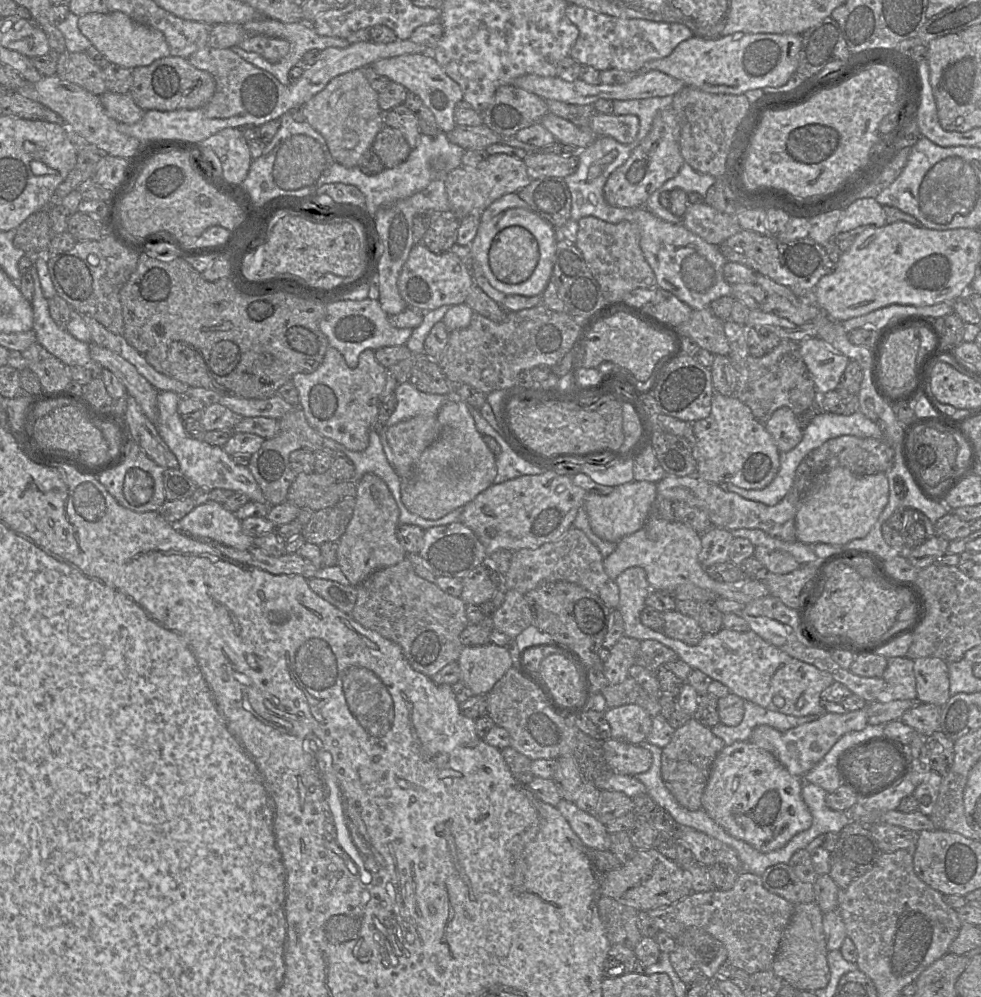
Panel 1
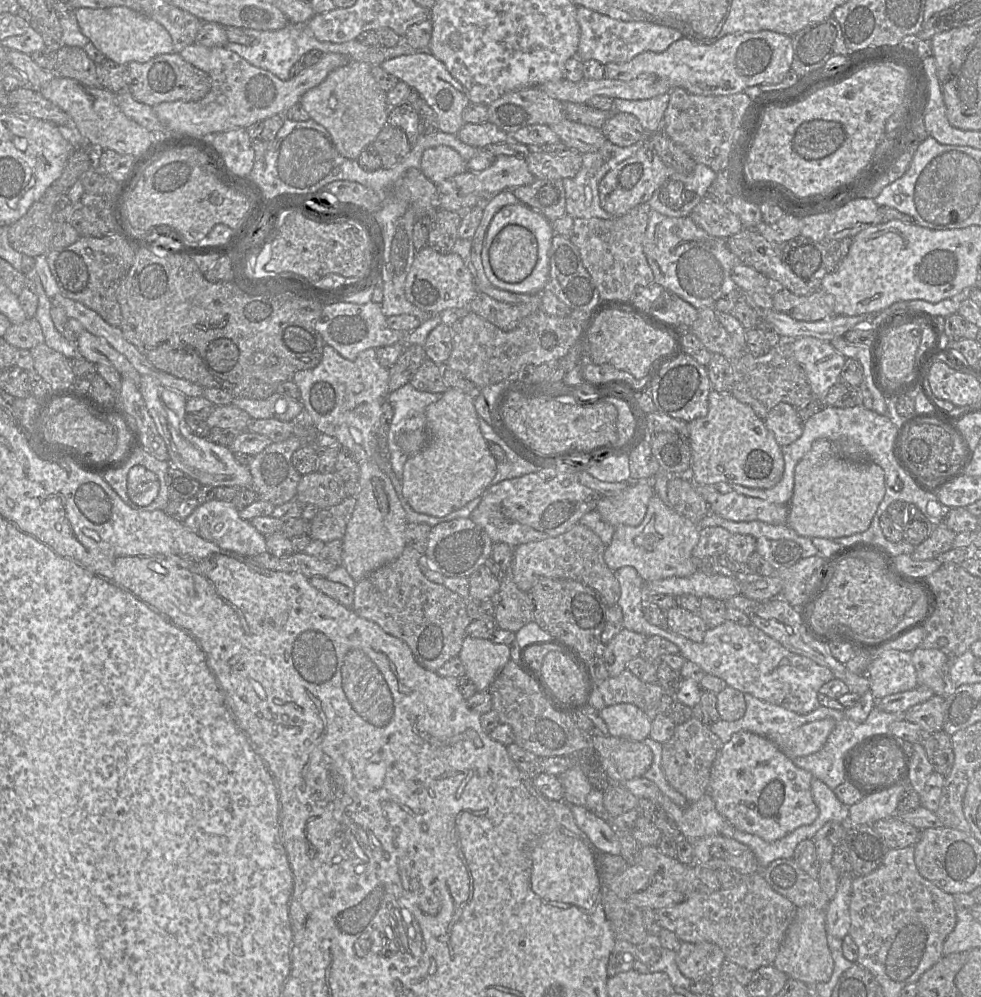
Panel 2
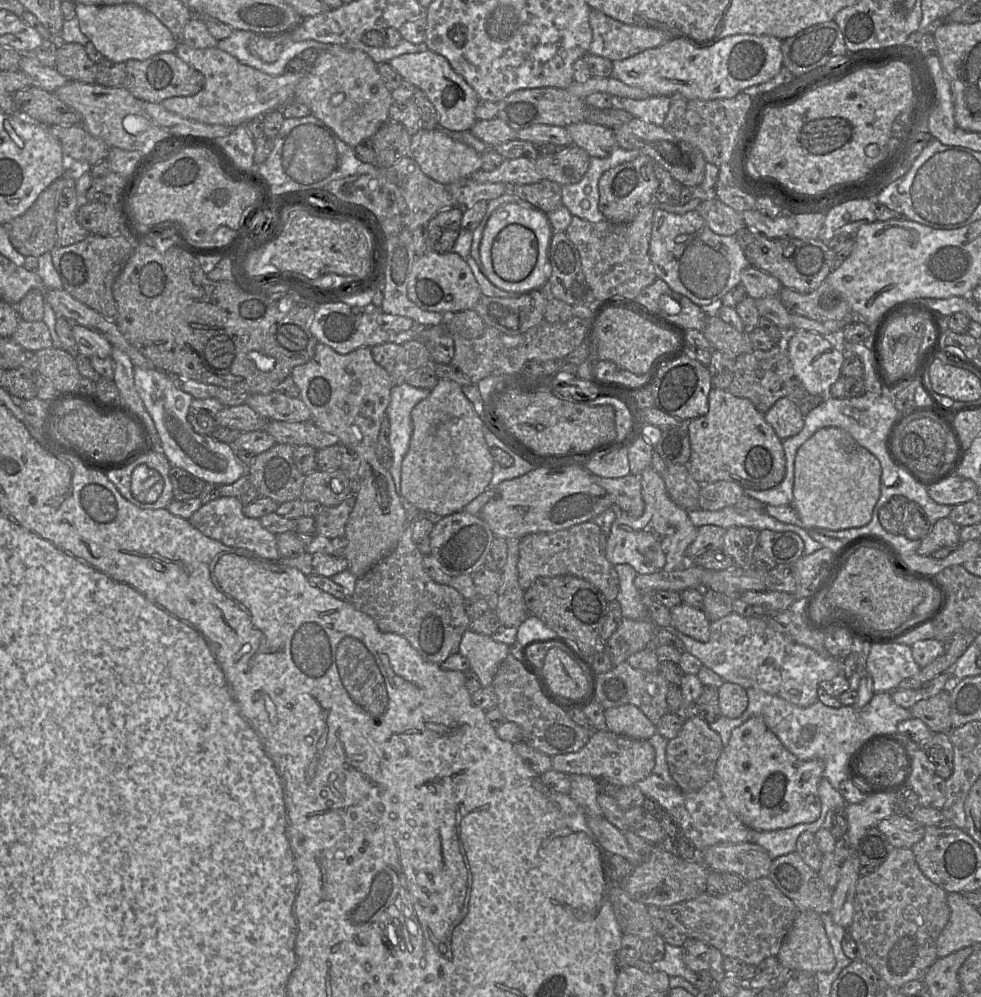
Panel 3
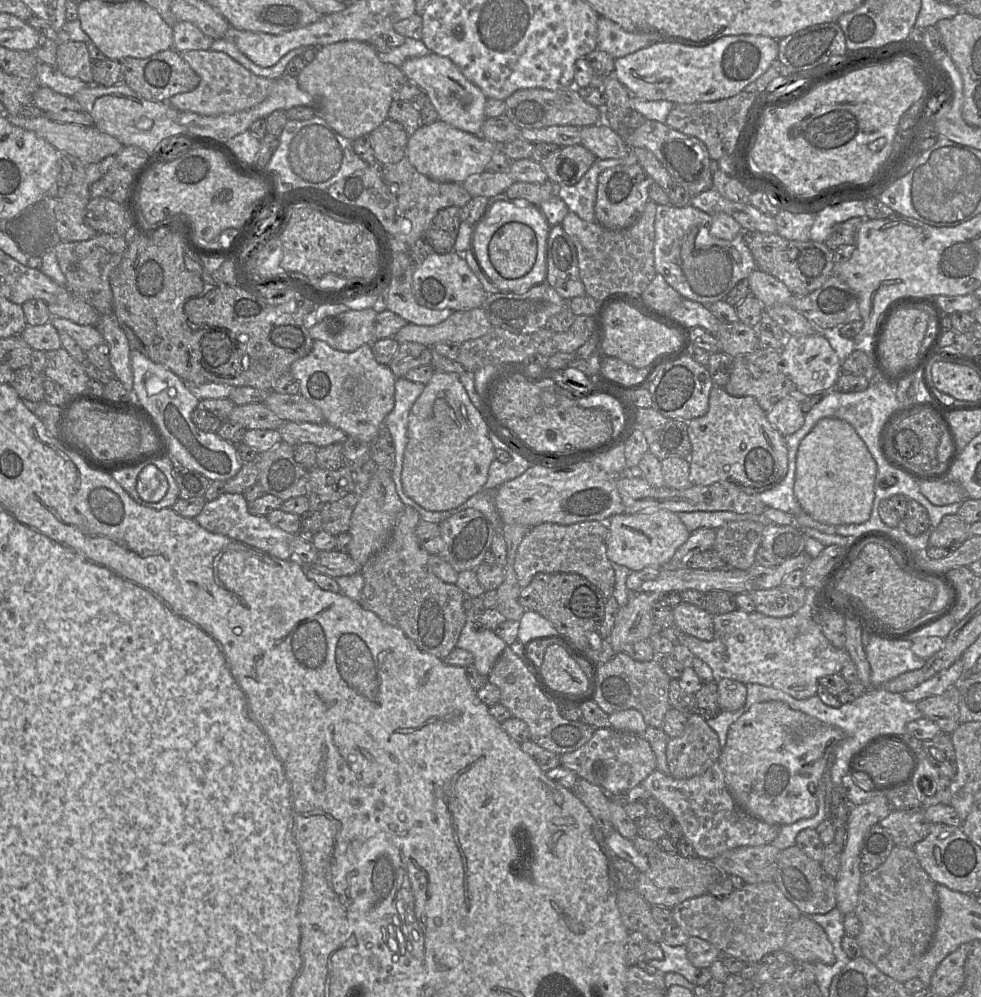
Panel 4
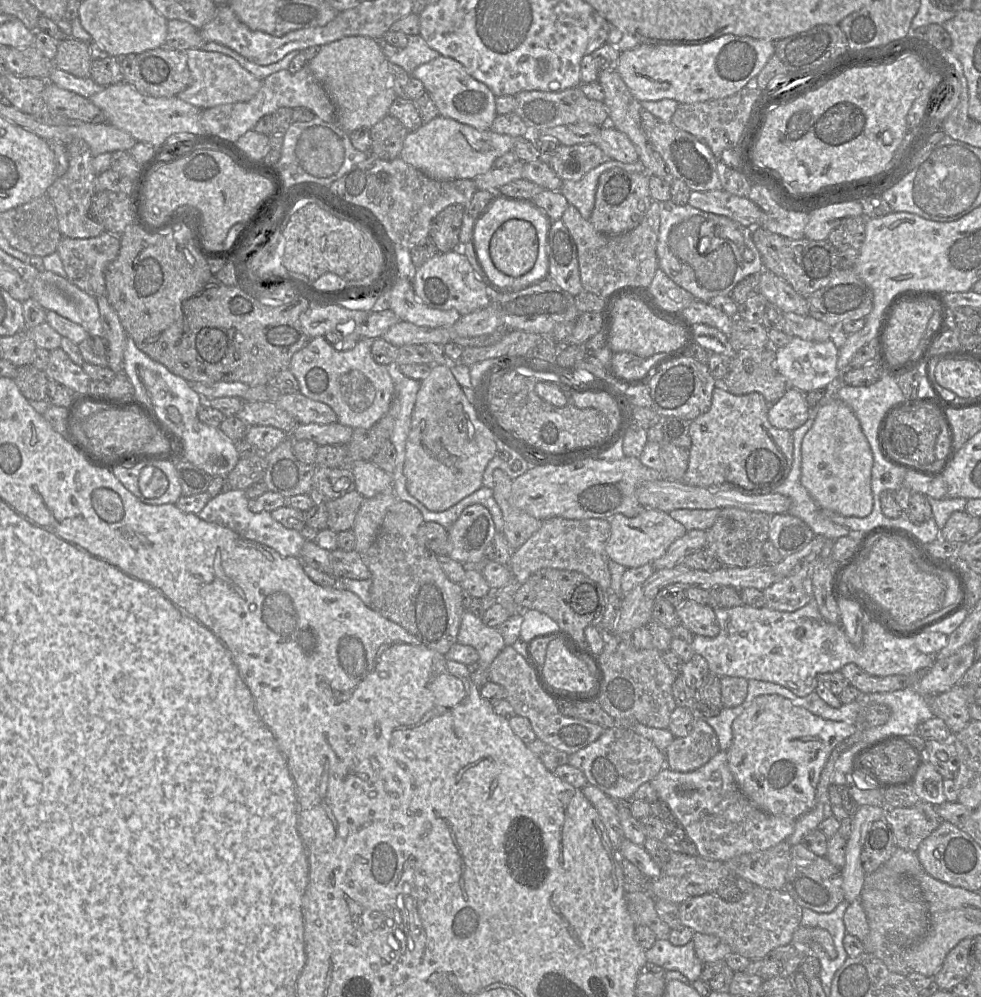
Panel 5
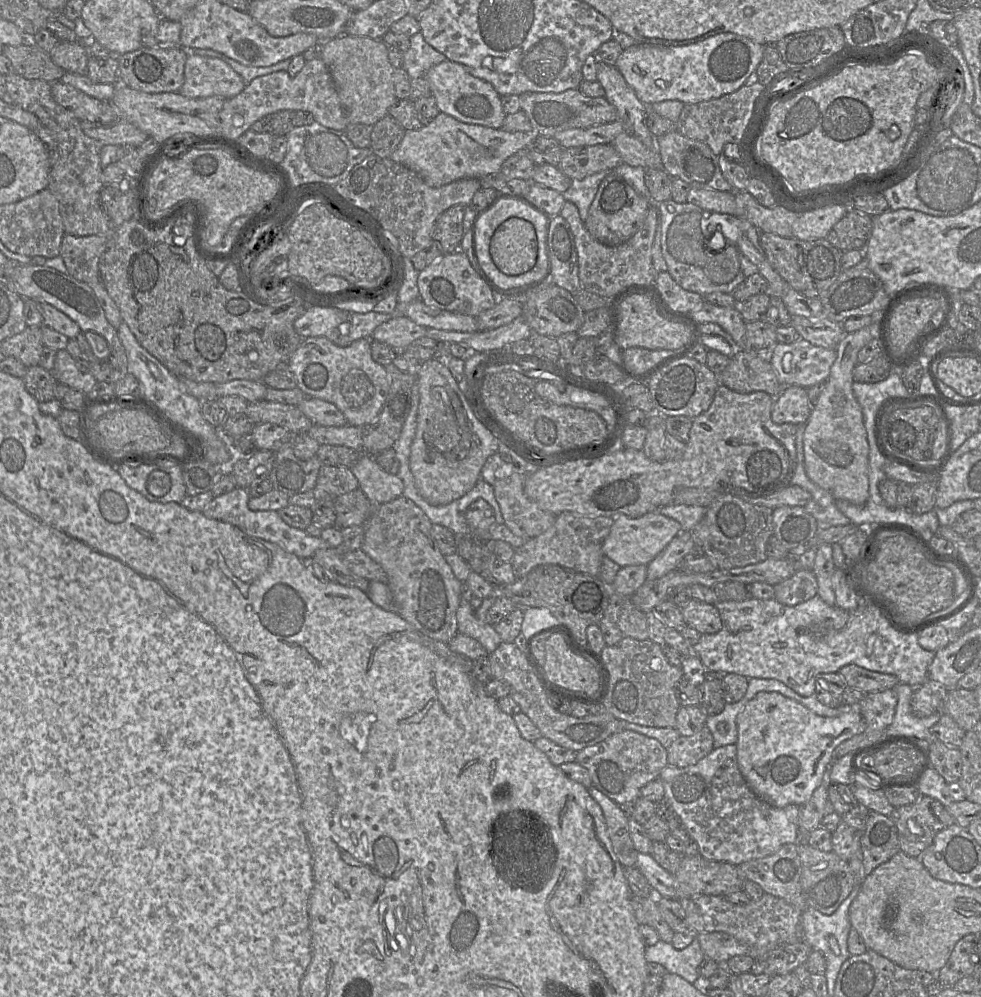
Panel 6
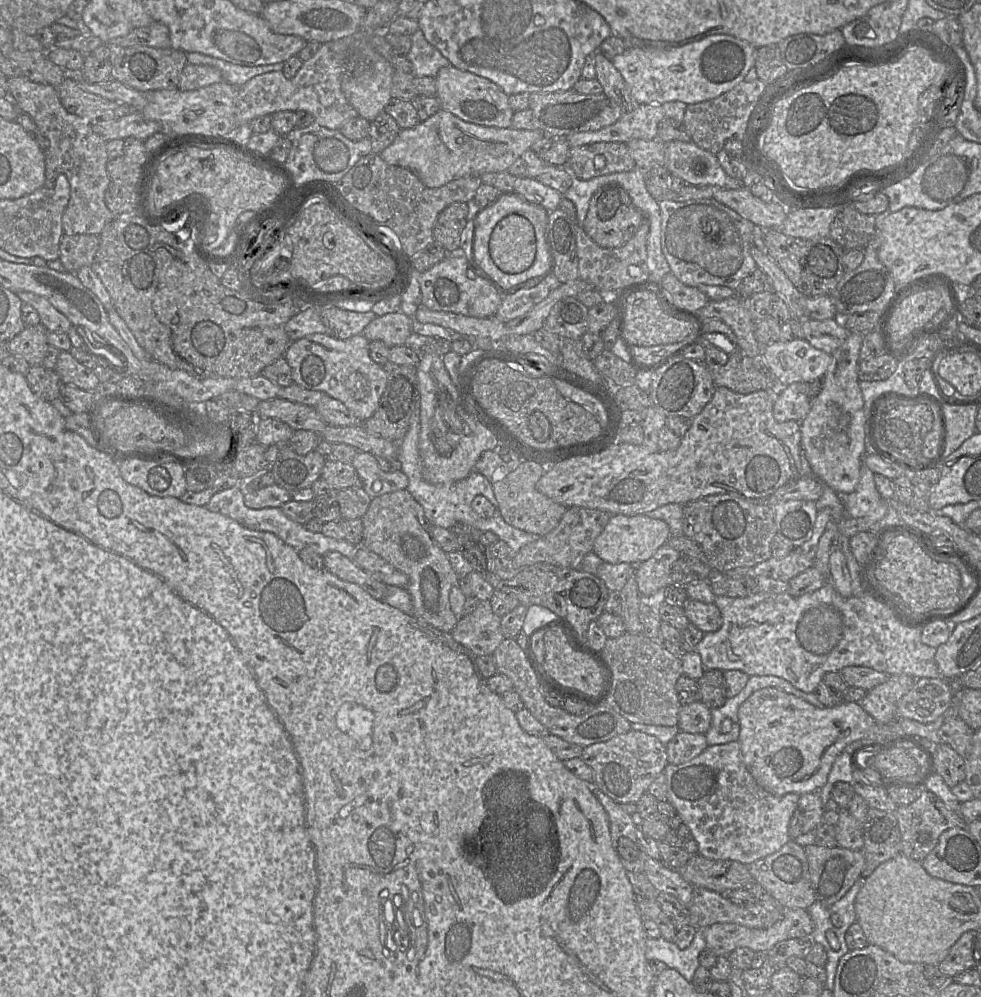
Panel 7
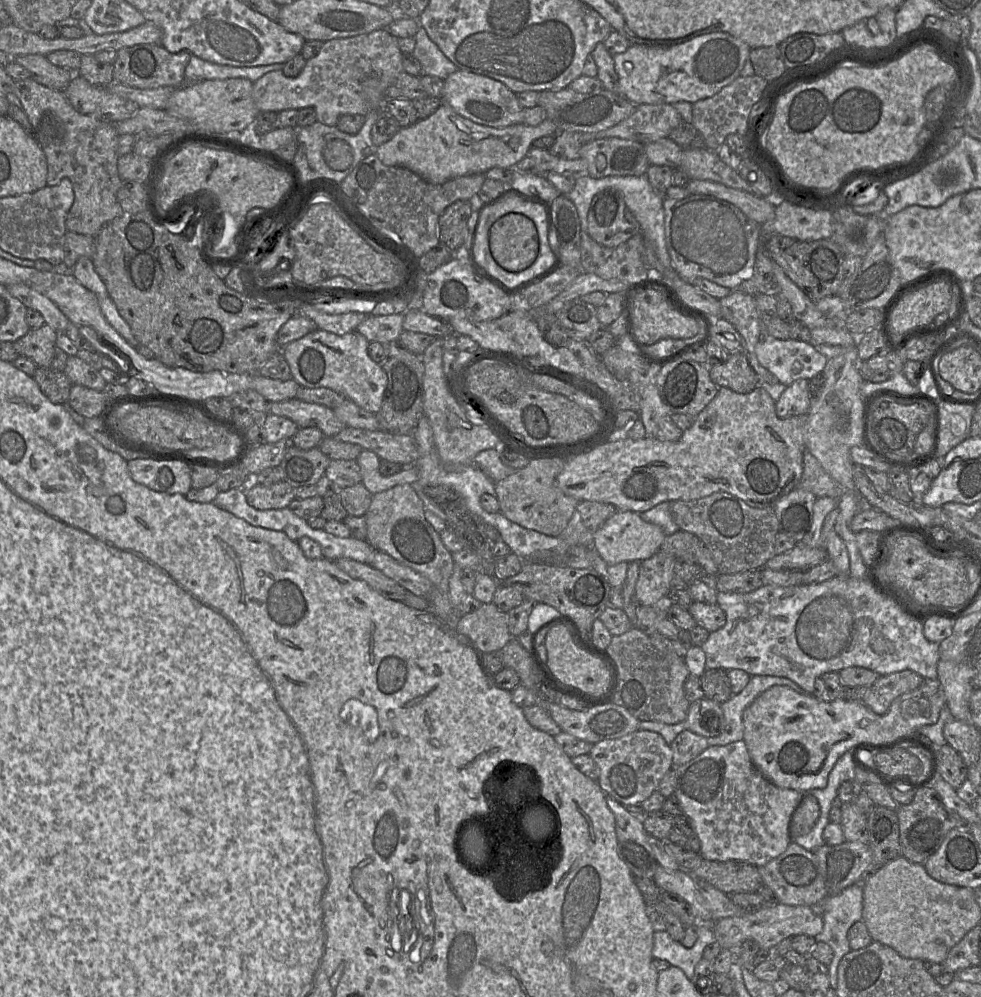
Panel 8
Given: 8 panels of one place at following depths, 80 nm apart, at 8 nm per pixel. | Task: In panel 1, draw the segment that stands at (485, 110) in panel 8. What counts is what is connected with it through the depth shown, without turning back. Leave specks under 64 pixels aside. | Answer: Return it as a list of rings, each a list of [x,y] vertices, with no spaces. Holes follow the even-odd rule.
[[[431,52],[422,54],[403,54],[392,58],[383,58],[370,65],[375,72],[401,84],[408,92],[417,95],[433,113],[439,131],[448,133],[456,127],[455,106],[463,101],[460,86],[452,80],[437,63]]]

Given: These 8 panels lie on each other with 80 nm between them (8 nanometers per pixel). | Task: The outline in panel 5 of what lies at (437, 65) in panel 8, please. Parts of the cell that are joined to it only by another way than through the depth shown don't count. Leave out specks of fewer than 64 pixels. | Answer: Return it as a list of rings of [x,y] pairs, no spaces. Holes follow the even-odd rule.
[[[420,34],[409,35],[408,44],[389,58],[389,62],[401,66],[410,76],[420,65],[427,63],[441,54],[429,47]]]

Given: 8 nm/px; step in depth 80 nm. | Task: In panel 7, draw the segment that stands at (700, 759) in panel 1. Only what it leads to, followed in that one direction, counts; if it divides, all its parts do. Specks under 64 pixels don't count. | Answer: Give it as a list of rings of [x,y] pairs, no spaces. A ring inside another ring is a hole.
[[[679,731],[665,746],[670,764],[683,764],[708,747],[705,734]]]

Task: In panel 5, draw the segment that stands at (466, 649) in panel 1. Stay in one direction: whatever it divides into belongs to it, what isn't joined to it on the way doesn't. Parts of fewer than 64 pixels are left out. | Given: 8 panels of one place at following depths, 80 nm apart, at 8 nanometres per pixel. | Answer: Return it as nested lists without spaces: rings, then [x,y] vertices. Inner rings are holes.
[[[465,610],[462,615],[457,642],[474,647],[479,655],[478,662],[484,668],[489,668],[505,647],[504,639],[497,628],[487,626],[481,617],[469,610]]]

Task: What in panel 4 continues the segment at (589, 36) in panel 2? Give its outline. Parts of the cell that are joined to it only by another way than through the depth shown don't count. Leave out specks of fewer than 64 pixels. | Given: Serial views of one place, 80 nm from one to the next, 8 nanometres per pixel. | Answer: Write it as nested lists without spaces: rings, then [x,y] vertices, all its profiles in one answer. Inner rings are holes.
[[[604,16],[598,18],[597,49],[607,52],[615,59],[665,39],[668,38],[660,33],[629,32],[609,18]]]

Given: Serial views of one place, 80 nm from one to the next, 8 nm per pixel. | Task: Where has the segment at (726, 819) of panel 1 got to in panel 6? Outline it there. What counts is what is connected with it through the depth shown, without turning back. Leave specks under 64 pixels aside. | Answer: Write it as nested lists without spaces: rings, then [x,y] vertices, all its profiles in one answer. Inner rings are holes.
[[[758,692],[737,715],[737,763],[753,793],[776,806],[802,805],[821,784],[834,749],[866,729],[857,706],[836,717],[820,716],[778,692]]]

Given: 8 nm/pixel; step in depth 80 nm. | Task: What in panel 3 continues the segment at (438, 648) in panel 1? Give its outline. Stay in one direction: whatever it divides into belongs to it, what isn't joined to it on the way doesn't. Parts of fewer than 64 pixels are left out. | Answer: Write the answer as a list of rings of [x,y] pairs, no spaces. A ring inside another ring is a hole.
[[[408,522],[396,548],[358,578],[351,603],[357,610],[373,618],[381,632],[403,636],[423,659],[440,665],[448,657],[459,652],[462,636],[471,619],[464,609],[464,597],[453,587],[436,583],[425,572],[424,555],[413,542],[412,523]]]

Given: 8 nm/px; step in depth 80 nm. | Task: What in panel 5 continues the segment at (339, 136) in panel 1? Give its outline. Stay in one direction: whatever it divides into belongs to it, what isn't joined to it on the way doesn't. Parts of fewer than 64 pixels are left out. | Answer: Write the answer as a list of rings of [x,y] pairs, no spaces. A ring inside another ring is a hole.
[[[346,36],[321,46],[319,53],[307,62],[314,77],[325,89],[336,108],[336,123],[346,133],[371,128],[385,116],[395,100],[389,72],[389,59],[377,40],[368,36]]]

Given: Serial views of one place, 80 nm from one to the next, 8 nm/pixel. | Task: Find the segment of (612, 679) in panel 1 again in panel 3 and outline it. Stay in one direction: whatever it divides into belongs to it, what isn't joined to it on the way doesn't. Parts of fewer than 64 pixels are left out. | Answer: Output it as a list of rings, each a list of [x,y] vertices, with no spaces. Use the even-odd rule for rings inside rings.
[[[623,617],[617,630],[606,641],[605,651],[609,653],[613,666],[646,648],[657,630],[650,619],[631,620]]]

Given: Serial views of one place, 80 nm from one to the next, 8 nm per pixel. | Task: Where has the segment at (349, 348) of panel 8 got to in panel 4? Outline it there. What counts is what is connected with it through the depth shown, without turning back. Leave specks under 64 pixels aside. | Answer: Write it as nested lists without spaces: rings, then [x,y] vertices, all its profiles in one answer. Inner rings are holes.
[[[314,340],[312,351],[293,362],[289,372],[299,383],[300,394],[321,410],[327,424],[341,429],[347,437],[373,442],[394,407],[397,377],[389,365],[376,361],[371,344],[344,352]]]

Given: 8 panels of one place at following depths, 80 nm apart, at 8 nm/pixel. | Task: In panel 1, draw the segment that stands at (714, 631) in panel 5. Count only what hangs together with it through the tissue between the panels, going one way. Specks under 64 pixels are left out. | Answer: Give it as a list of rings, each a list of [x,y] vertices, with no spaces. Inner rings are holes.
[[[676,609],[663,612],[662,632],[669,638],[693,646],[700,642],[704,633],[693,617],[685,616]]]

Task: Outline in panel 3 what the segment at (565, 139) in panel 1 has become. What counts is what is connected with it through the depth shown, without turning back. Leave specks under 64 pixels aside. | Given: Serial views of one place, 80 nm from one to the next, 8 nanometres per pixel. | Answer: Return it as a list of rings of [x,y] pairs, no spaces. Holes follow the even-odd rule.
[[[583,121],[568,125],[565,129],[573,145],[584,149],[591,157],[605,158],[619,148],[611,128]]]

